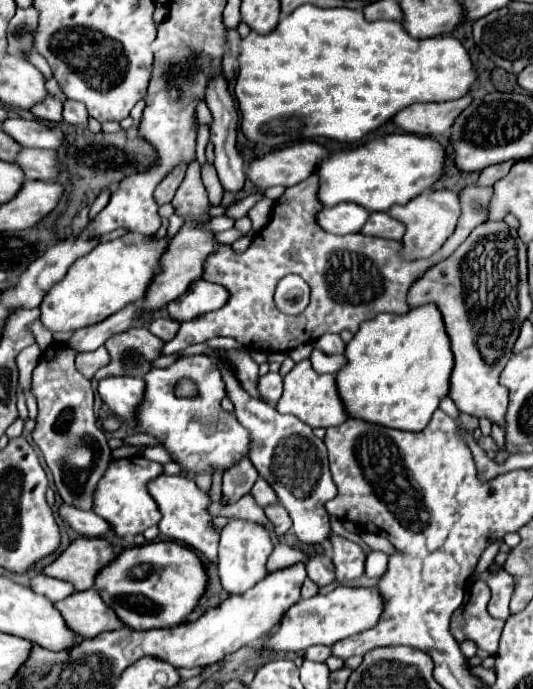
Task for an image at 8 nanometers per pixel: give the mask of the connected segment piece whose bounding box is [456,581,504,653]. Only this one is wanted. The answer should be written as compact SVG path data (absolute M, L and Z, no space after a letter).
M474 581L466 589L466 597L462 609L456 611L460 623L466 623L463 633L472 640L479 649L496 653L500 633L504 629L504 621L490 617L486 605L490 601L490 589L484 581Z

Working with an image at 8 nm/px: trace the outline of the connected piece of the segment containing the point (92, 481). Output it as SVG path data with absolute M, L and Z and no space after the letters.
M52 343L42 353L32 373L32 395L38 403L38 421L32 437L52 471L54 485L62 501L88 511L92 509L94 487L102 479L112 457L104 433L96 427L90 381L78 373L74 359L76 353L74 349L66 349L66 343Z

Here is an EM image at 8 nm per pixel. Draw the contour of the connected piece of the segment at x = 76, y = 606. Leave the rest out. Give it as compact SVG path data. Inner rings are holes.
M96 589L74 593L72 597L58 601L56 607L68 627L84 639L96 637L102 631L114 631L124 627L122 621L118 621L118 615L102 601Z

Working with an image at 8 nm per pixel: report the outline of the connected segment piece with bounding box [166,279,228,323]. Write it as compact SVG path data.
M200 279L200 281L194 281L182 297L178 297L170 305L166 305L166 309L172 319L182 323L182 321L190 321L198 315L216 311L222 305L226 305L226 301L228 301L228 293L222 285Z

